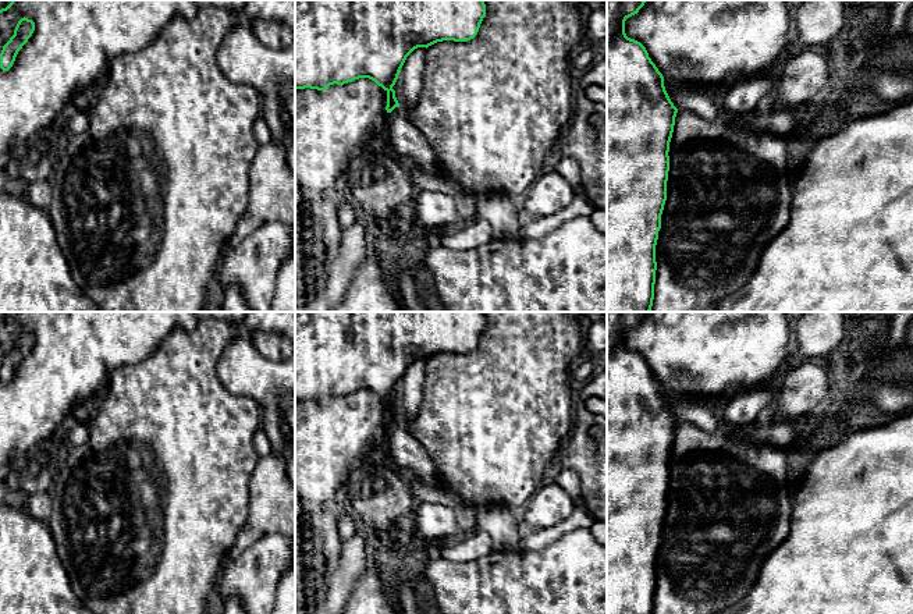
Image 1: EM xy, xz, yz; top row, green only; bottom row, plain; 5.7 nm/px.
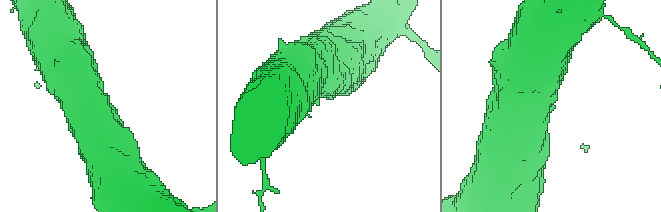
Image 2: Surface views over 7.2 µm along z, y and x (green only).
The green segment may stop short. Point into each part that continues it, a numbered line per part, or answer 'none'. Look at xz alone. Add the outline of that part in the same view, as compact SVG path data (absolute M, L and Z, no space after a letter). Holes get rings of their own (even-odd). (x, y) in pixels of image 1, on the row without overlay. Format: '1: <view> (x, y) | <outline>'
1: xz (405, 450) | M395 419L387 425L388 452L401 468L409 469L427 487L444 490L443 480L429 454L411 436L406 423Z

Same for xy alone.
none

